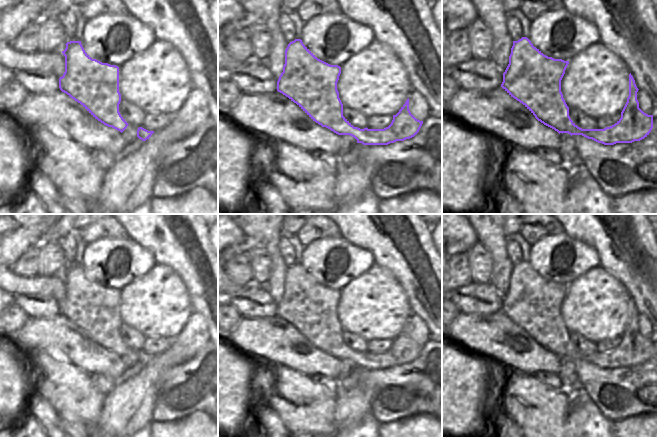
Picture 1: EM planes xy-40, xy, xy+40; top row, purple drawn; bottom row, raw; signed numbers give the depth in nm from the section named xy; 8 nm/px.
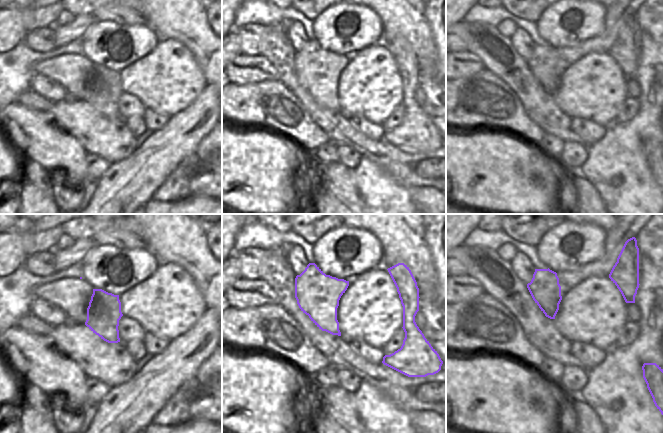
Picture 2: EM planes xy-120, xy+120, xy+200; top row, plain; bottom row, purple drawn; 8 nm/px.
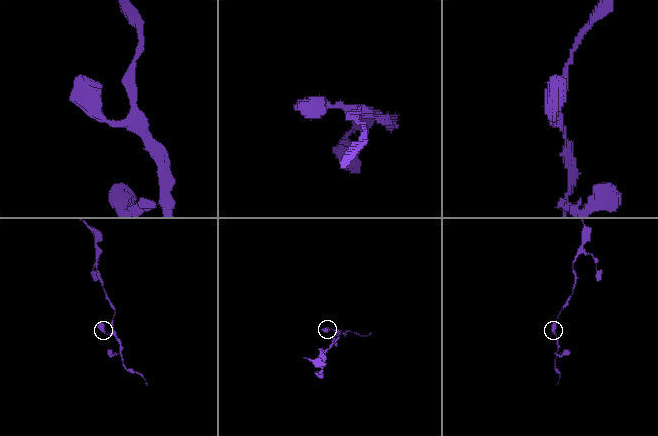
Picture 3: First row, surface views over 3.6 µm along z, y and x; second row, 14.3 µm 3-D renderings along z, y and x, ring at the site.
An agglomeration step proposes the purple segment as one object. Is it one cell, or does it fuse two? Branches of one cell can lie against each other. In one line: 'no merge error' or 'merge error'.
no merge error

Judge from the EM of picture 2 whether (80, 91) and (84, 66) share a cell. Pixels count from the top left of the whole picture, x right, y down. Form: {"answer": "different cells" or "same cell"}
{"answer": "same cell"}

